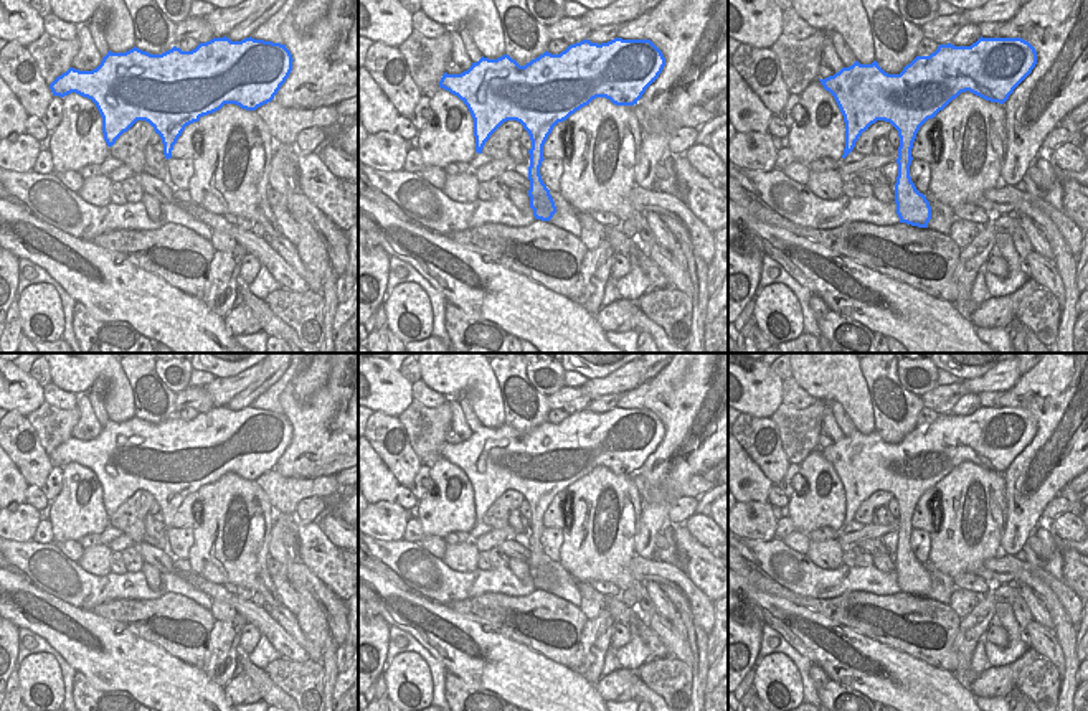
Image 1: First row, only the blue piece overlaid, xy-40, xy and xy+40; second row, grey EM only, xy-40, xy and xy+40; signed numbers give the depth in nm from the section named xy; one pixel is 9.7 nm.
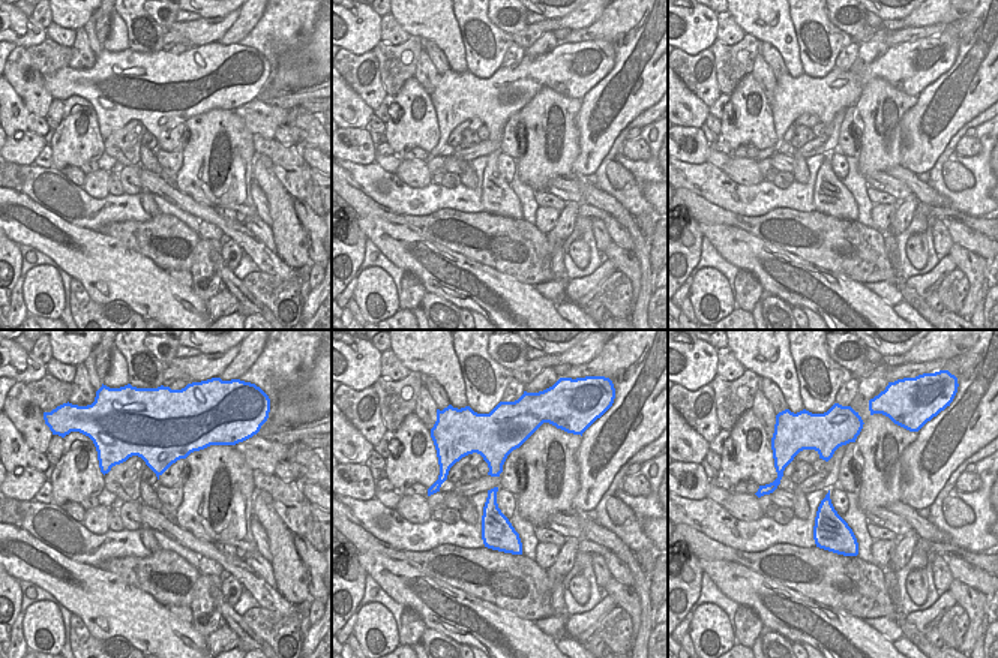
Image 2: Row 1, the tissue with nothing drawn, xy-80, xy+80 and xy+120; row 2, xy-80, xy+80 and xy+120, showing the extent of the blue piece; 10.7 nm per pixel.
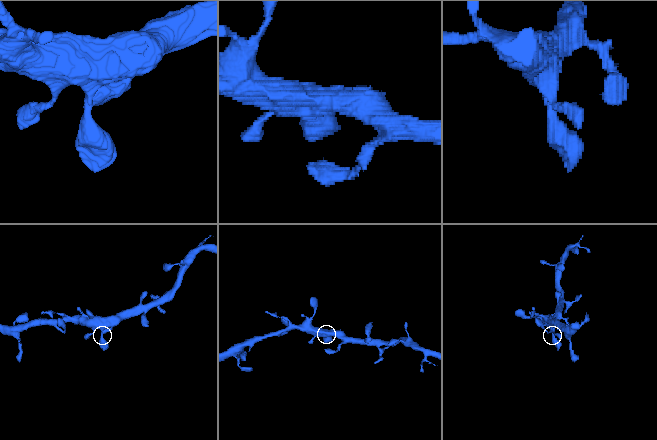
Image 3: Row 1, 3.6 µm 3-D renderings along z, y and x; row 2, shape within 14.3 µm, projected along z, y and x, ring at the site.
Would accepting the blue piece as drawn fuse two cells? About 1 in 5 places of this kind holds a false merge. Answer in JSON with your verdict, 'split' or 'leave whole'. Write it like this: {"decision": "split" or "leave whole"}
{"decision": "leave whole"}

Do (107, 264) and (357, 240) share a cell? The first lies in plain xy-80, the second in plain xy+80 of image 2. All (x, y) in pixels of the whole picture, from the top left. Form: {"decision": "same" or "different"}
{"decision": "different"}

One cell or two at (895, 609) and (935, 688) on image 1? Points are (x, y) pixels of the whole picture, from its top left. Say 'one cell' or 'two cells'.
two cells

